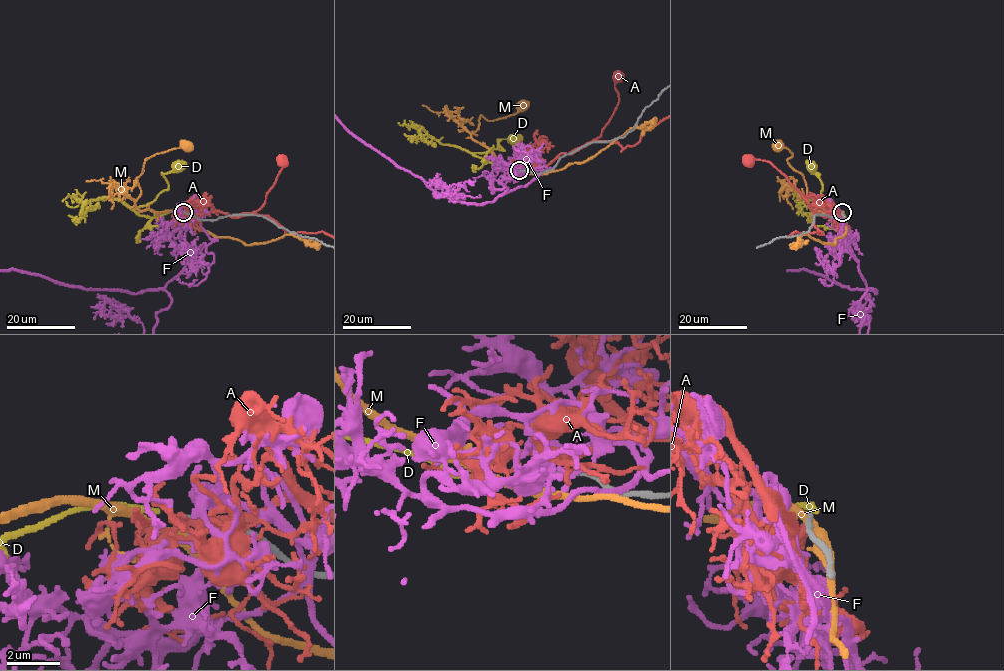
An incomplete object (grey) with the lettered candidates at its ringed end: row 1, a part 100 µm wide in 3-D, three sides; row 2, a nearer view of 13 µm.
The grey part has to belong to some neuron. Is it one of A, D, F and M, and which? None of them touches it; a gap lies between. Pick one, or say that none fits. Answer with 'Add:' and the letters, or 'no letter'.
Add: D

